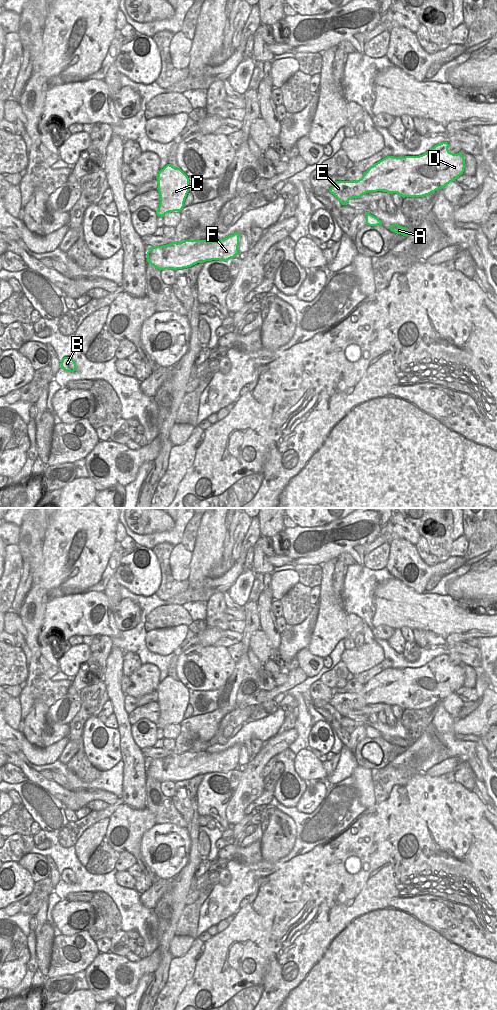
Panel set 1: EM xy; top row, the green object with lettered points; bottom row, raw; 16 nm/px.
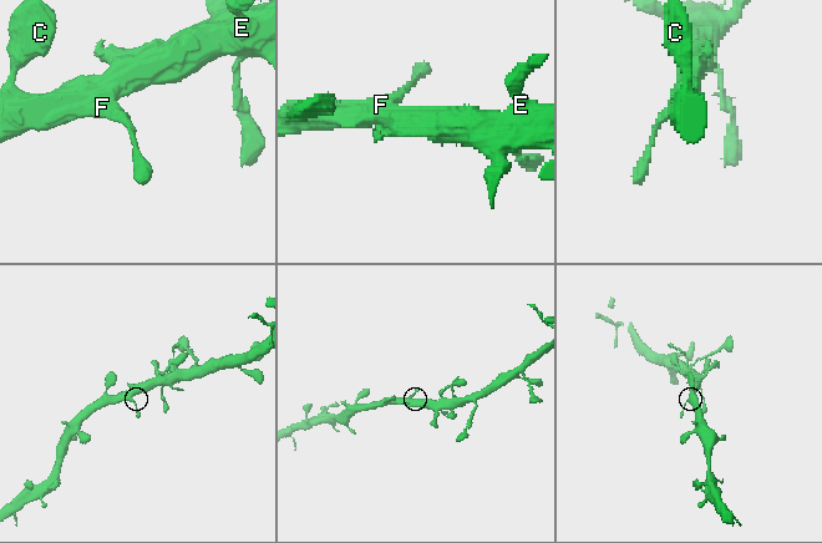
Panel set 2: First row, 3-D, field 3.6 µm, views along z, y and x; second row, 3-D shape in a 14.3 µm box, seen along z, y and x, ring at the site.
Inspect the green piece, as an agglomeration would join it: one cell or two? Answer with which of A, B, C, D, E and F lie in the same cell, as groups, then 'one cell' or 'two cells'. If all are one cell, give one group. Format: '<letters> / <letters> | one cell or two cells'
A B C D E F | one cell

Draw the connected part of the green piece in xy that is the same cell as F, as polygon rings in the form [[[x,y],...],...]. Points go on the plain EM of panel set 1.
[[[234,745],[216,753],[185,752],[150,759],[147,774],[161,783],[188,780],[212,772],[227,773],[239,766],[239,748],[240,745]]]

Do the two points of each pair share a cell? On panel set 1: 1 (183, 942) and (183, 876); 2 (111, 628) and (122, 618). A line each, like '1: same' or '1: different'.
1: different
2: different

